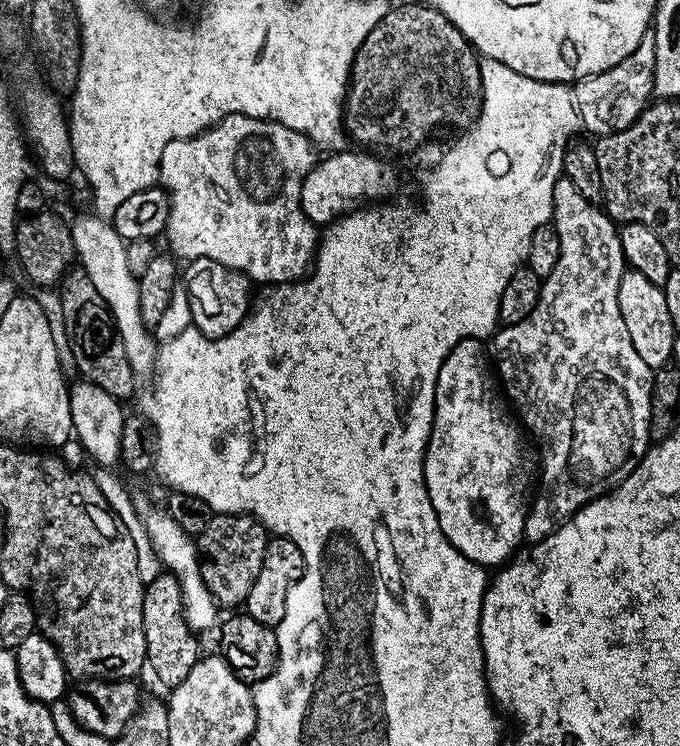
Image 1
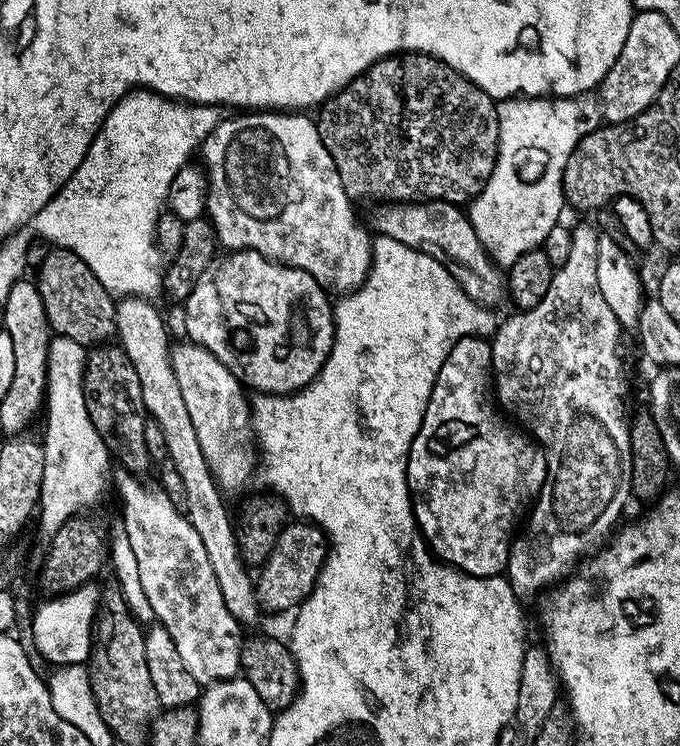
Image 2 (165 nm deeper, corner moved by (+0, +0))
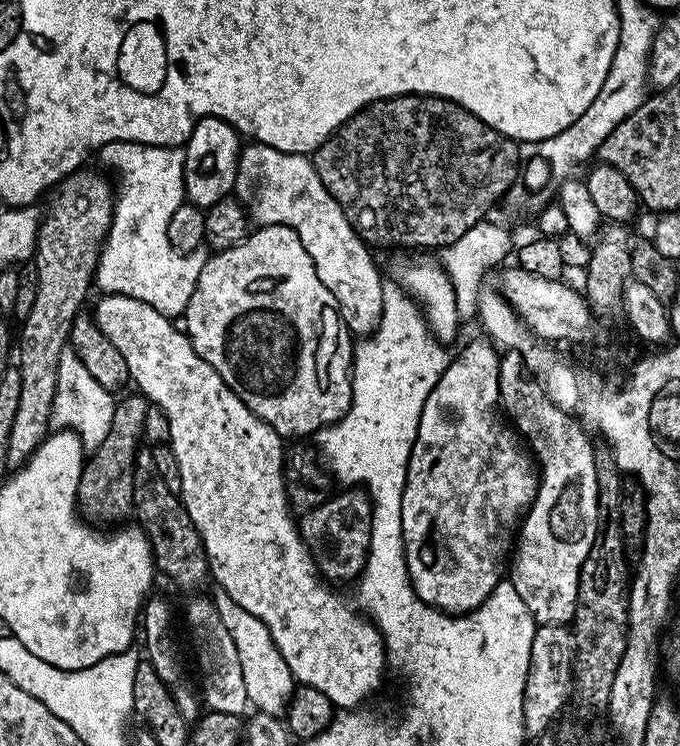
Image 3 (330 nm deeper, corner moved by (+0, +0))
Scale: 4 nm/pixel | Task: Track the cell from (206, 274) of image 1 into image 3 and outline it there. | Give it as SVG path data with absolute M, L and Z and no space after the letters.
M266 224L249 231L241 244L209 257L199 265L196 289L184 312L194 350L222 374L222 382L248 409L282 438L311 437L346 415L352 405L354 340L340 318L334 294L322 286L298 234L281 224Z

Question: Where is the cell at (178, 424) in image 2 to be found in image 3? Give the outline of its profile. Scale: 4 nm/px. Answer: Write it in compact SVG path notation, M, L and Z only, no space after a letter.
M217 591L214 603L218 610L218 618L222 618L222 626L230 632L231 641L238 650L239 665L242 666L243 685L246 686L249 705L256 712L265 712L268 716L279 717L288 707L294 691L292 671L282 658L278 646L274 646L274 638L270 638L270 630L254 614L242 610L234 598L225 592Z

